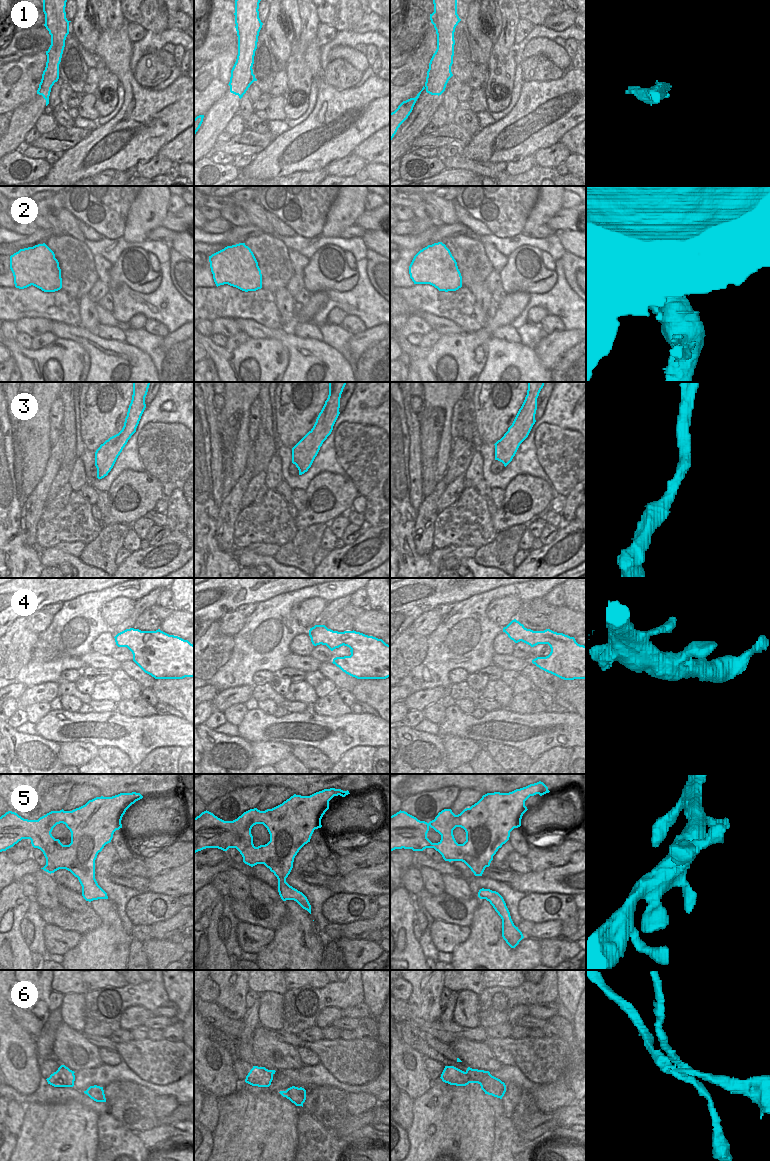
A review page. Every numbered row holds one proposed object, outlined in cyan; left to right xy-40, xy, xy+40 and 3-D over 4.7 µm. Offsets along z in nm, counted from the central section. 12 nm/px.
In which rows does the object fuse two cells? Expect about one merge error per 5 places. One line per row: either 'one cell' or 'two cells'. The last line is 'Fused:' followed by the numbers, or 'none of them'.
1: two cells
2: two cells
3: one cell
4: one cell
5: one cell
6: two cells
Fused: 1, 2, 6

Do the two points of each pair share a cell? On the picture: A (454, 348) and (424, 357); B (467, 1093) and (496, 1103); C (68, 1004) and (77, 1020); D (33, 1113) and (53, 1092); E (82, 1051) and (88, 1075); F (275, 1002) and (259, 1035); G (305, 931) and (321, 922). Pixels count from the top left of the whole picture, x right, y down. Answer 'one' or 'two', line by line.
A: one
B: two
C: one
D: two
E: two
F: two
G: two

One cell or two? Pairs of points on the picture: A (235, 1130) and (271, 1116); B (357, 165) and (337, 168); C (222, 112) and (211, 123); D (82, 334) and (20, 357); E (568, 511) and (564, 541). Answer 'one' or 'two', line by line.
A: one
B: one
C: one
D: two
E: two

